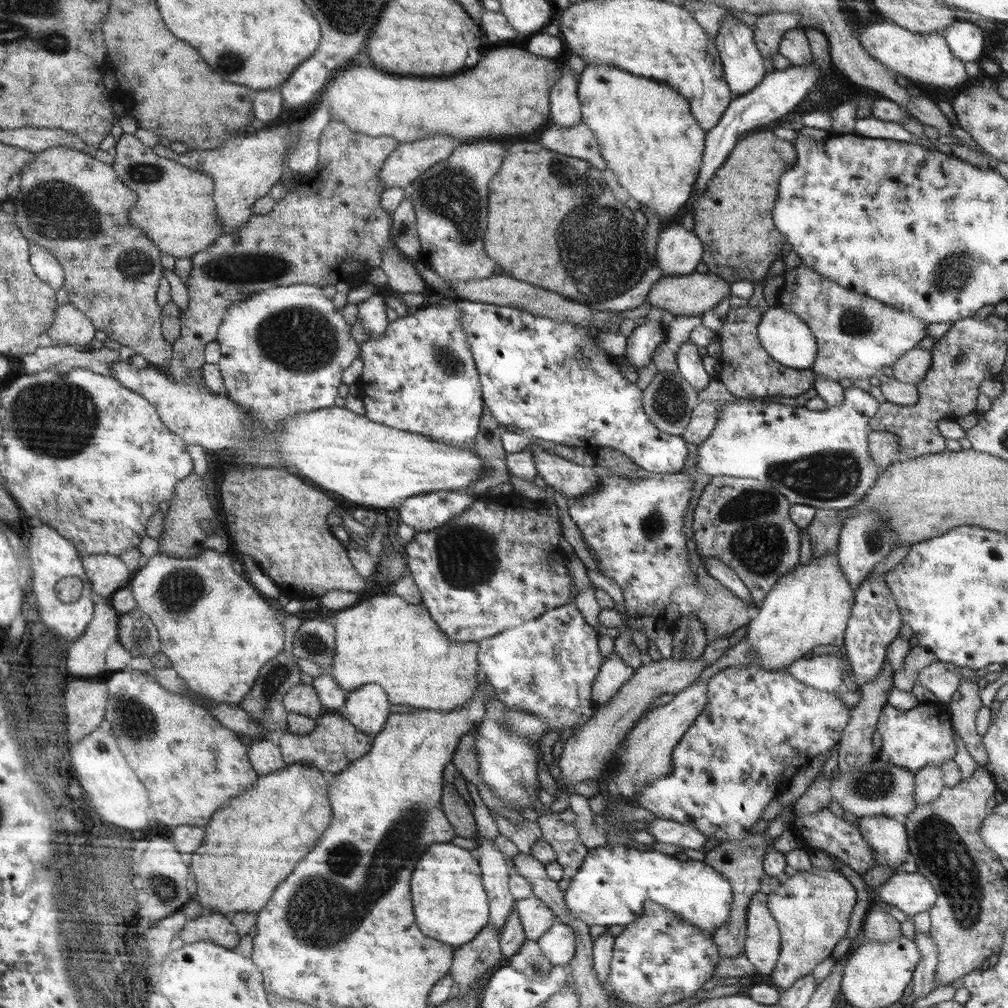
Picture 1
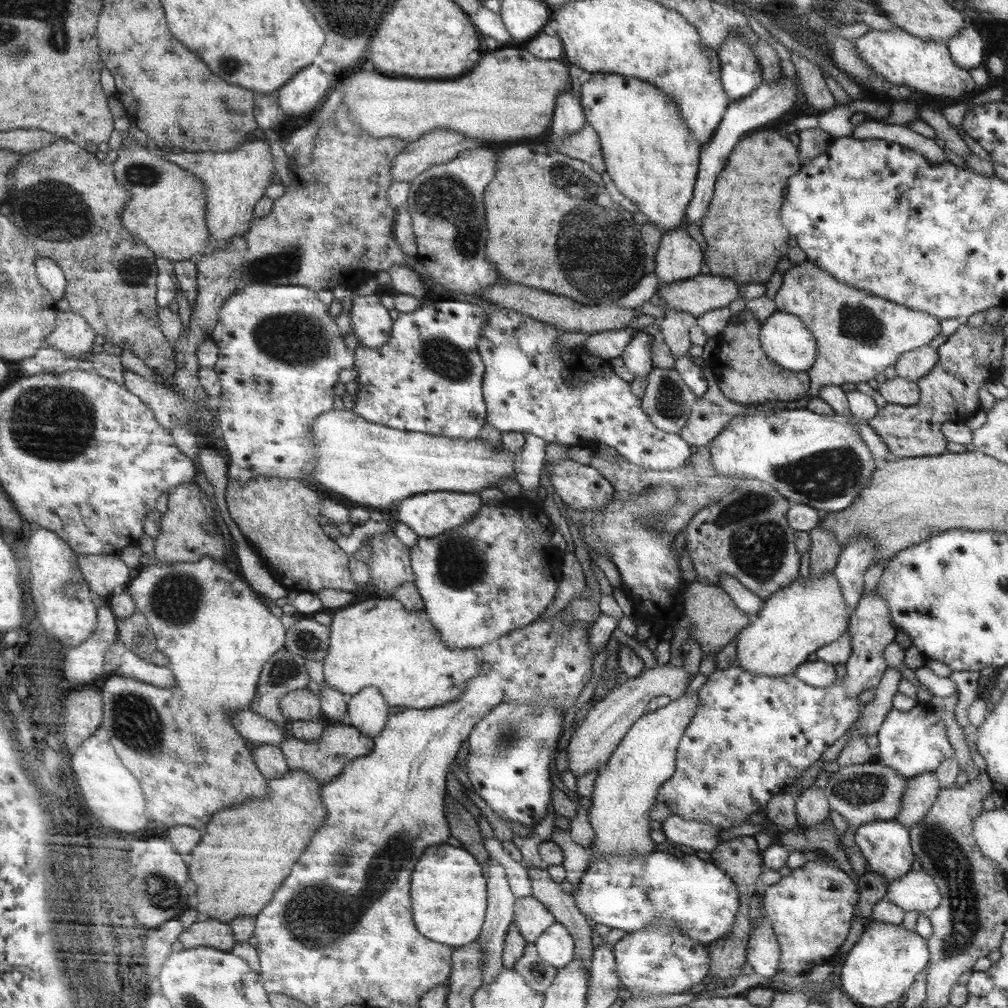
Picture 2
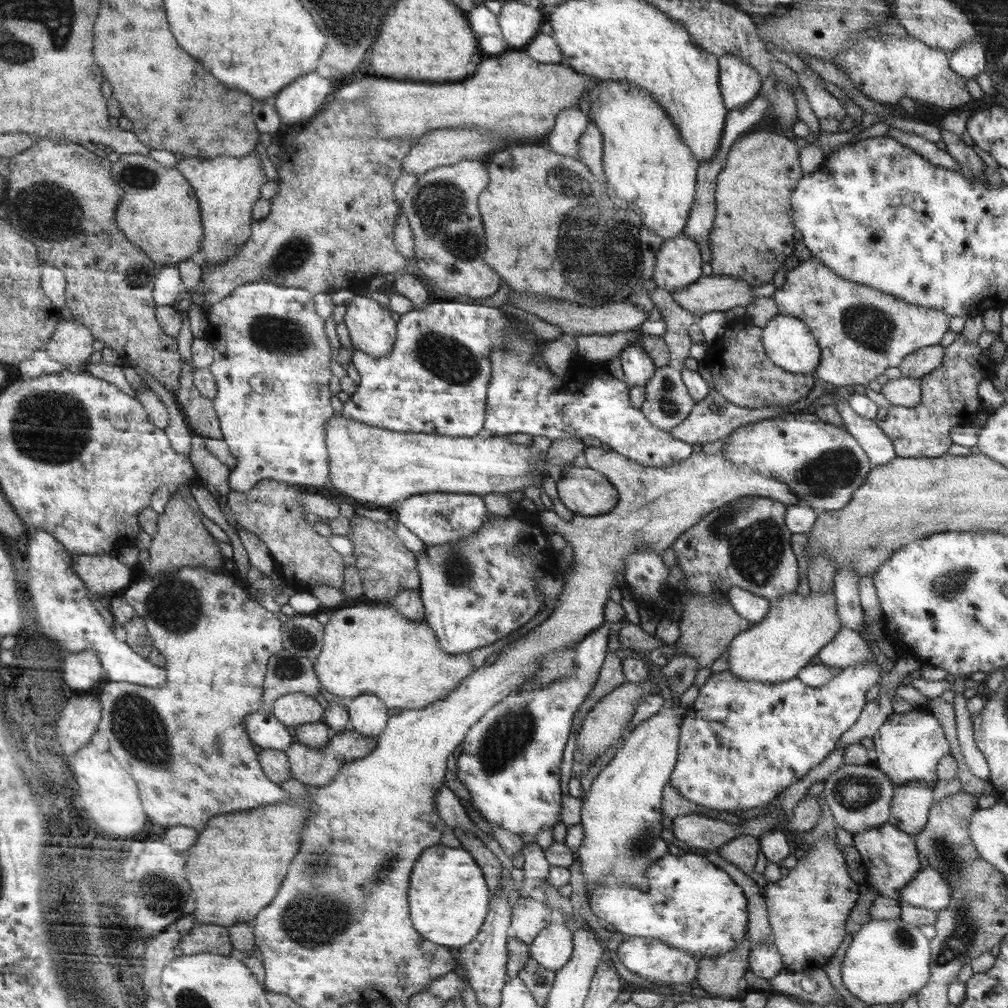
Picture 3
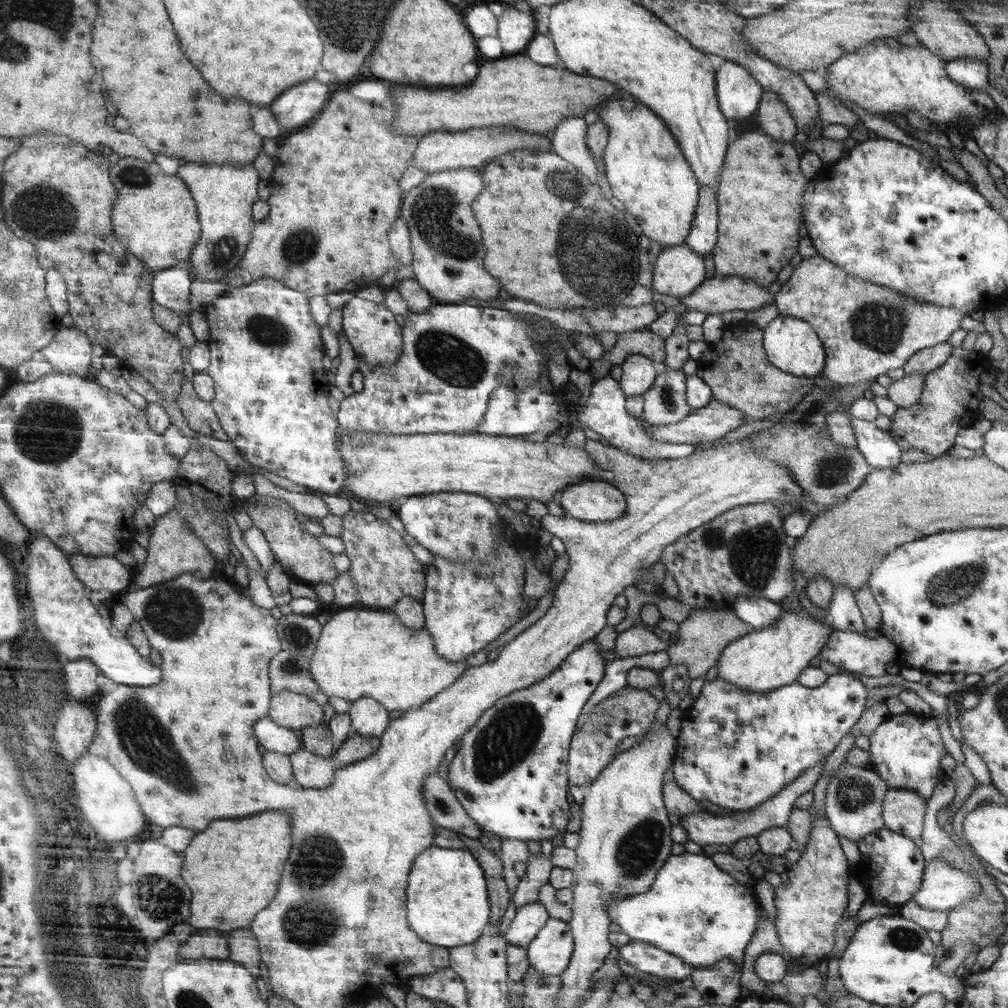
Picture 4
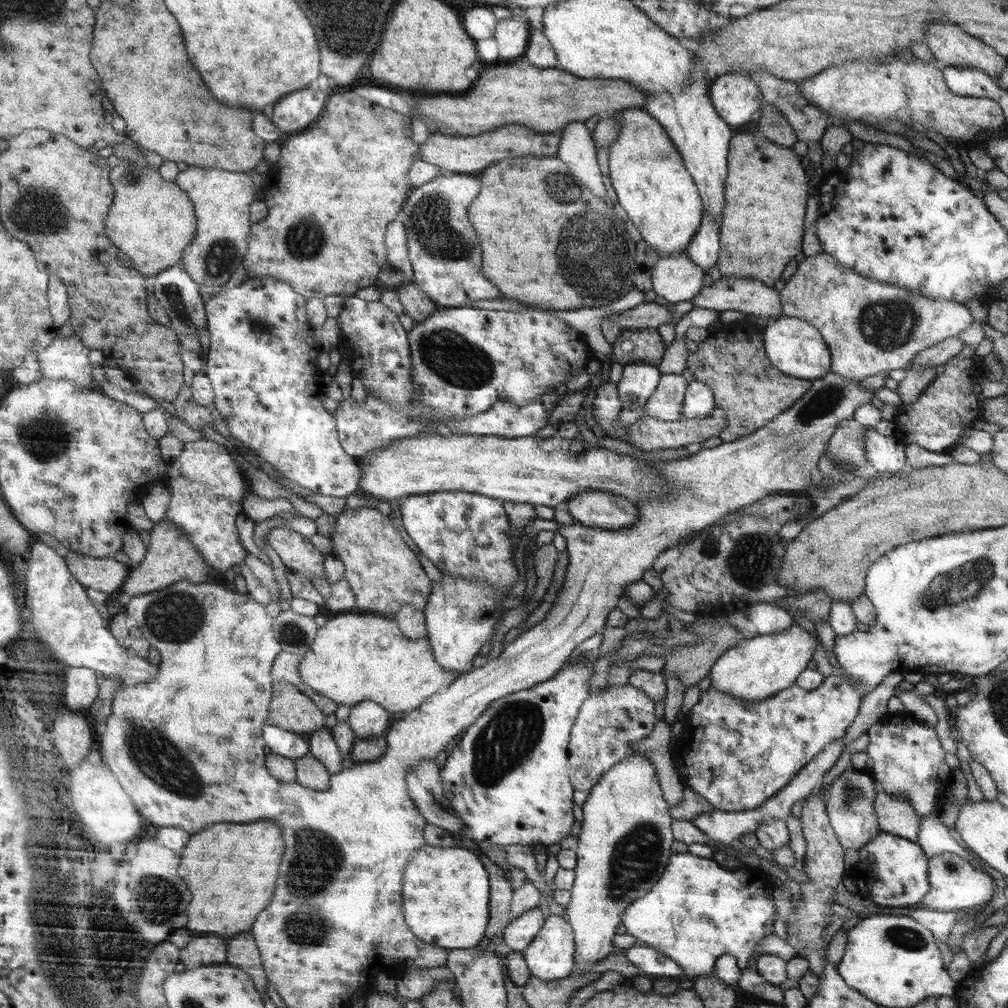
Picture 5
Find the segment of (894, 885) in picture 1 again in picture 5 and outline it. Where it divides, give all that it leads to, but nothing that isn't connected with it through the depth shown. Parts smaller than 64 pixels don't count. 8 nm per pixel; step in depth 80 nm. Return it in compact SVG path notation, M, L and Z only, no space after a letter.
M944 853L929 858L928 880L930 890L920 904L927 910L938 912L962 911L978 906L987 906L994 899L997 887L994 879L972 860L966 860L954 853Z

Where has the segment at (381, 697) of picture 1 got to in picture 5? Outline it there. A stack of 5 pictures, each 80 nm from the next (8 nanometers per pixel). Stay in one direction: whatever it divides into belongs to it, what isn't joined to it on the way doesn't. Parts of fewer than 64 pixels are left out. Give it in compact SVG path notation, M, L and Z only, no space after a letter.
M362 701L350 707L348 722L357 737L370 739L384 735L388 730L390 713L377 702Z

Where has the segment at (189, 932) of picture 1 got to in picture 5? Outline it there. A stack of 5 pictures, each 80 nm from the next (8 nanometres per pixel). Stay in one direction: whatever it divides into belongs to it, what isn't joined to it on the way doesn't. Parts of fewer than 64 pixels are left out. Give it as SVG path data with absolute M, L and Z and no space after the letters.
M214 933L193 935L191 941L179 949L179 960L186 969L226 963L228 962L227 939Z

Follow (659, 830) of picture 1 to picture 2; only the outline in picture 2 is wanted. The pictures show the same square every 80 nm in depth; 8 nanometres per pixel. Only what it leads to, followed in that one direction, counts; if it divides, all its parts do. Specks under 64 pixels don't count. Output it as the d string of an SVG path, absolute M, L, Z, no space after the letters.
M678 815L665 818L660 826L667 843L689 846L695 851L711 853L720 844L722 828L714 827L712 823L702 823L686 820Z

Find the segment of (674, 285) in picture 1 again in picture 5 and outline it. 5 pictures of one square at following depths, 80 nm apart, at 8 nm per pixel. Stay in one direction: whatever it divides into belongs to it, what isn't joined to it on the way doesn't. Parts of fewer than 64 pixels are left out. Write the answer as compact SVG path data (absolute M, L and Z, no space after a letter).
M722 276L689 301L694 307L718 312L735 310L772 319L782 315L779 292L764 282L748 277Z

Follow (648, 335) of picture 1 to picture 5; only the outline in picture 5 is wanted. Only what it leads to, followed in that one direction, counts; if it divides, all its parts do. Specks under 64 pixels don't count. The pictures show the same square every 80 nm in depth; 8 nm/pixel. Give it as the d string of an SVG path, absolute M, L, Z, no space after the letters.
M634 362L623 367L622 379L616 384L623 402L626 405L646 406L646 401L660 385L661 372L657 366L646 362Z

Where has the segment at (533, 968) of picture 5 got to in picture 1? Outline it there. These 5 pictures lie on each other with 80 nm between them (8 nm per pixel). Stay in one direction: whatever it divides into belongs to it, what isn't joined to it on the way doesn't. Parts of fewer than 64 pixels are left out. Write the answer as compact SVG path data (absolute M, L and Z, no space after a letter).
M566 923L551 926L537 941L552 965L567 967L576 957L578 934Z

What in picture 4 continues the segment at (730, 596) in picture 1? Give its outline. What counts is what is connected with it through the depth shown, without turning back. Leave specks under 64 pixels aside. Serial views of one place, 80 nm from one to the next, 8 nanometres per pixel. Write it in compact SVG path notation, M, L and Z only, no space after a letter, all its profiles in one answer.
M732 608L692 609L688 618L679 624L678 638L669 645L666 652L671 664L686 664L691 680L706 675L712 666L716 666L722 651L730 642L750 633L750 628L744 623Z

